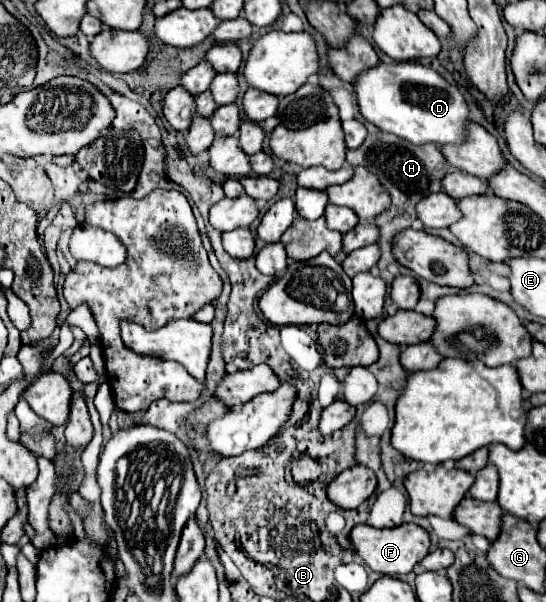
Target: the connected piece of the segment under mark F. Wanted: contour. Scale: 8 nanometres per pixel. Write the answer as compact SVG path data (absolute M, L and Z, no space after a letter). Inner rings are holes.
M358 524L350 532L350 542L356 554L364 560L364 564L380 574L386 576L402 576L412 572L412 568L428 554L430 536L424 528L416 524L400 524L396 528L372 528L368 524Z

